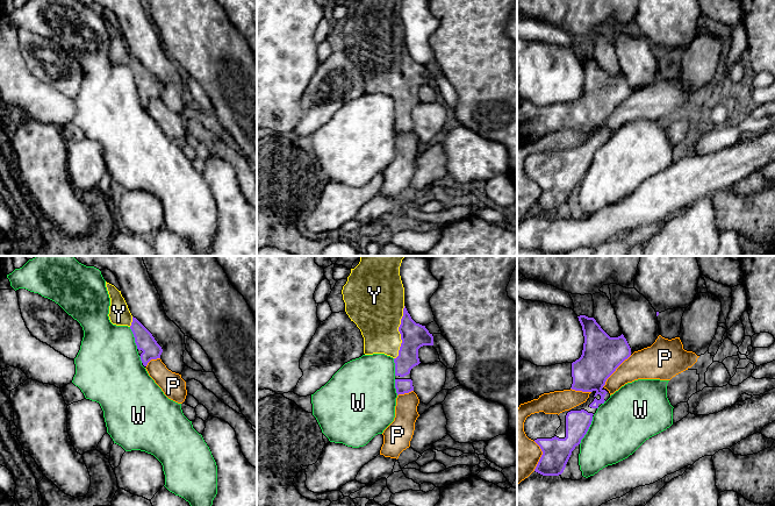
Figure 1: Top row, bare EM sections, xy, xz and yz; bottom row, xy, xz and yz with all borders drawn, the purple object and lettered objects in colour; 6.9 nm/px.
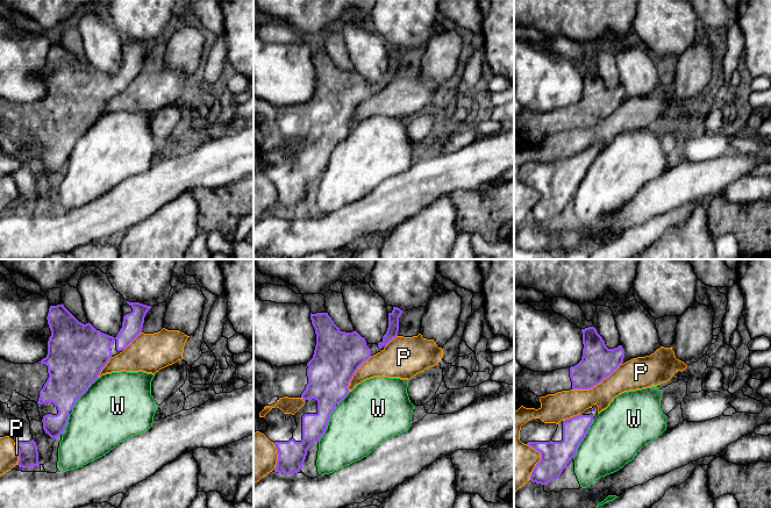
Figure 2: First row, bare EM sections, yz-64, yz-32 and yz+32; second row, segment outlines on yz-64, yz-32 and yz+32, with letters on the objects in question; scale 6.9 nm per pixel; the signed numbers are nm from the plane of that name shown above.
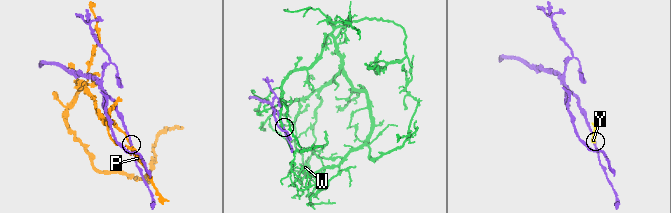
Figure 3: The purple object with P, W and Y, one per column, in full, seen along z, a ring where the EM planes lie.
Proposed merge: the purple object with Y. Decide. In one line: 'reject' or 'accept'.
accept

